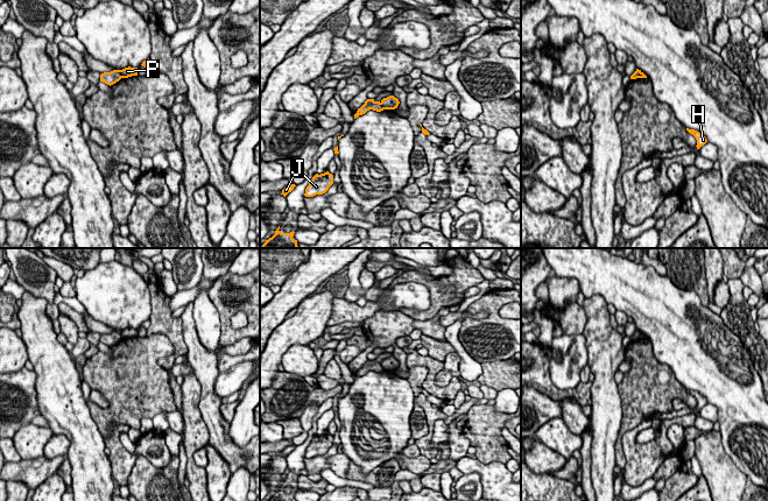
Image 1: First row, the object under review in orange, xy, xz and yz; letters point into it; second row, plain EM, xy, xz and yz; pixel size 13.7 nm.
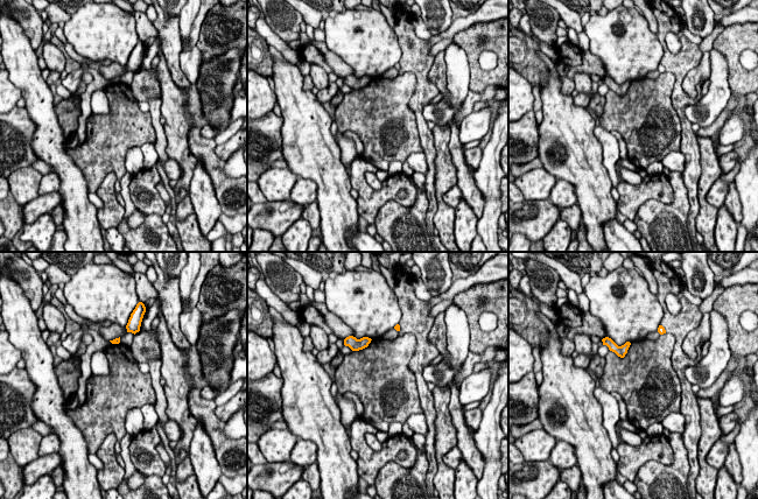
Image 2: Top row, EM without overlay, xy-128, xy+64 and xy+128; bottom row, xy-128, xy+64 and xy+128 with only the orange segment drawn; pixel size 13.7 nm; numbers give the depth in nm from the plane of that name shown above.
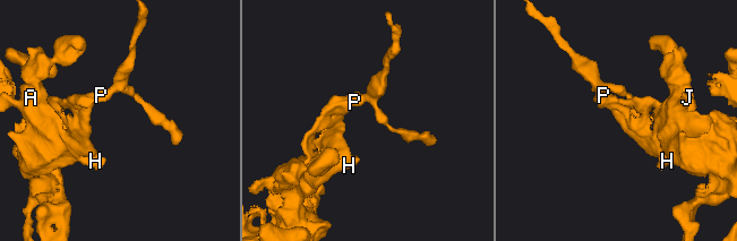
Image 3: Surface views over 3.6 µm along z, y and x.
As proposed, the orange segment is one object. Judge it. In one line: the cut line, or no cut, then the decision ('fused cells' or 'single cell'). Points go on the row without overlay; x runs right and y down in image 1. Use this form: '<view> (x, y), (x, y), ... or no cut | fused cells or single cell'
xy (119, 331), (122, 338) | fused cells

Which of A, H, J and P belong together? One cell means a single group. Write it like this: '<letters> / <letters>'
A H J / P

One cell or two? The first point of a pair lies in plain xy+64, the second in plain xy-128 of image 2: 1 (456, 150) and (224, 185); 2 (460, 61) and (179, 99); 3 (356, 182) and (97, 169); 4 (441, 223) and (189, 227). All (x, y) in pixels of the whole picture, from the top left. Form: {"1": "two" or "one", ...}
{"1": "one", "2": "two", "3": "two", "4": "one"}

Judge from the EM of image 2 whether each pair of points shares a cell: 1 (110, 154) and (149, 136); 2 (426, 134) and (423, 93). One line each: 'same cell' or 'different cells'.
1: same cell
2: same cell

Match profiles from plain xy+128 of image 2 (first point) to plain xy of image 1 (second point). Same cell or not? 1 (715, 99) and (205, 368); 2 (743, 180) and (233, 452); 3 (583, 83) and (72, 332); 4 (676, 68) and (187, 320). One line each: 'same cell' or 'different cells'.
1: different cells
2: different cells
3: same cell
4: different cells

